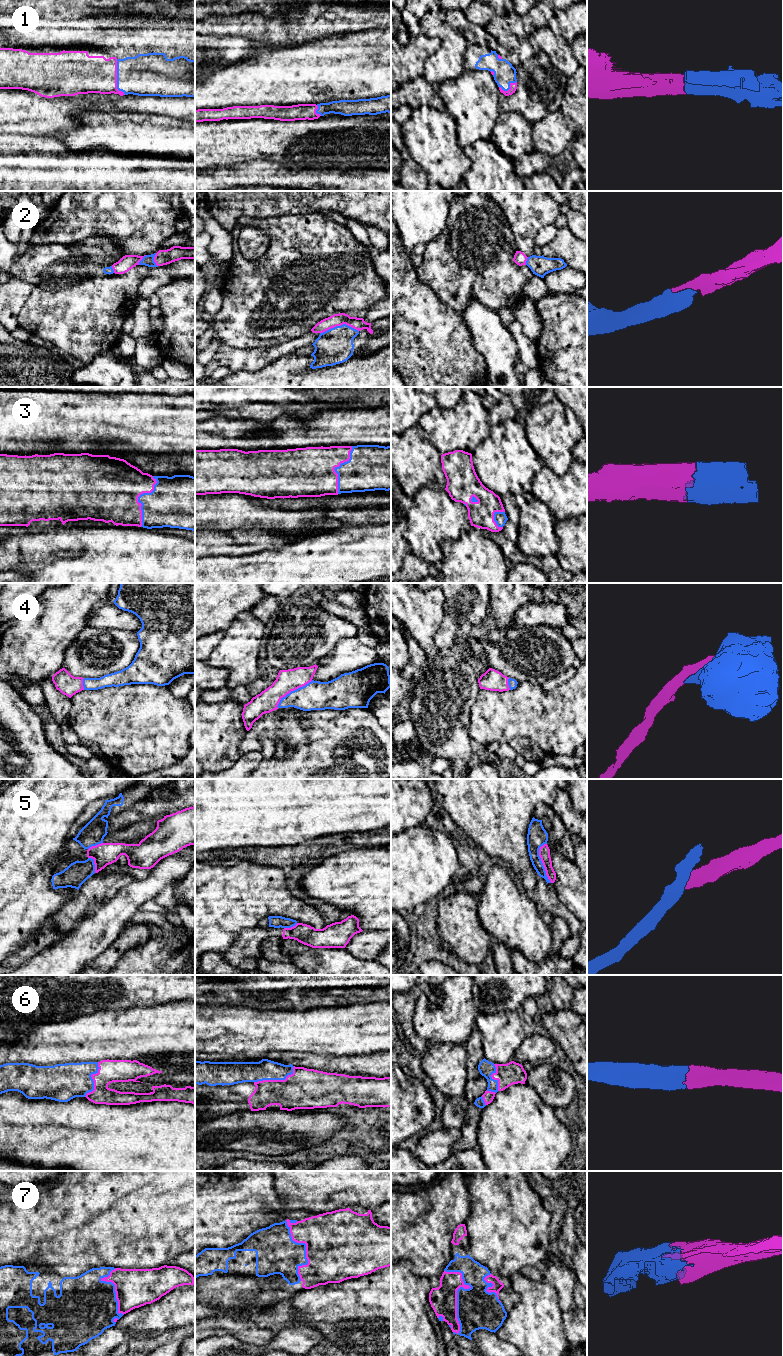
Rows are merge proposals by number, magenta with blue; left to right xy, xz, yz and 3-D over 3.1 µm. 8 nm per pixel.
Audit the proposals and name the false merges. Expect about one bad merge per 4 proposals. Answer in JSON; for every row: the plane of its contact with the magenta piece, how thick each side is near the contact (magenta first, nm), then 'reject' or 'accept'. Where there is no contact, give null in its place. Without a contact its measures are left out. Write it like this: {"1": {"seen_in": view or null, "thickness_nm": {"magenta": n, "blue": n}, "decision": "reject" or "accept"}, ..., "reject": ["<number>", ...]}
{"1": {"seen_in": "xy", "thickness_nm": {"magenta": 300, "blue": 340}, "decision": "accept"}, "2": {"seen_in": "xz", "thickness_nm": {"magenta": 100, "blue": 280}, "decision": "accept"}, "3": {"seen_in": "xy", "thickness_nm": {"magenta": 500, "blue": 340}, "decision": "accept"}, "4": {"seen_in": "xz", "thickness_nm": {"magenta": 180, "blue": 240}, "decision": "accept"}, "5": {"seen_in": "yz", "thickness_nm": {"magenta": 100, "blue": 160}, "decision": "reject"}, "6": {"seen_in": "xz", "thickness_nm": {"magenta": 320, "blue": 160}, "decision": "accept"}, "7": {"seen_in": "yz", "thickness_nm": {"magenta": 220, "blue": 320}, "decision": "accept"}, "reject": ["5"]}

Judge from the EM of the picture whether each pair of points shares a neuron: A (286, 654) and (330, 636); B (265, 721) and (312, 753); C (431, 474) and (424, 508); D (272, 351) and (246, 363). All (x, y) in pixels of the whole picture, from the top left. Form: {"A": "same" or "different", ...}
{"A": "same", "B": "different", "C": "different", "D": "same"}

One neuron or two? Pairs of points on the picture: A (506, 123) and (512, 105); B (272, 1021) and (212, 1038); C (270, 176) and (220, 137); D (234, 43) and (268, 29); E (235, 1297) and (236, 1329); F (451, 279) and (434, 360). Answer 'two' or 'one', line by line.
A: two
B: one
C: two
D: two
E: two
F: two

